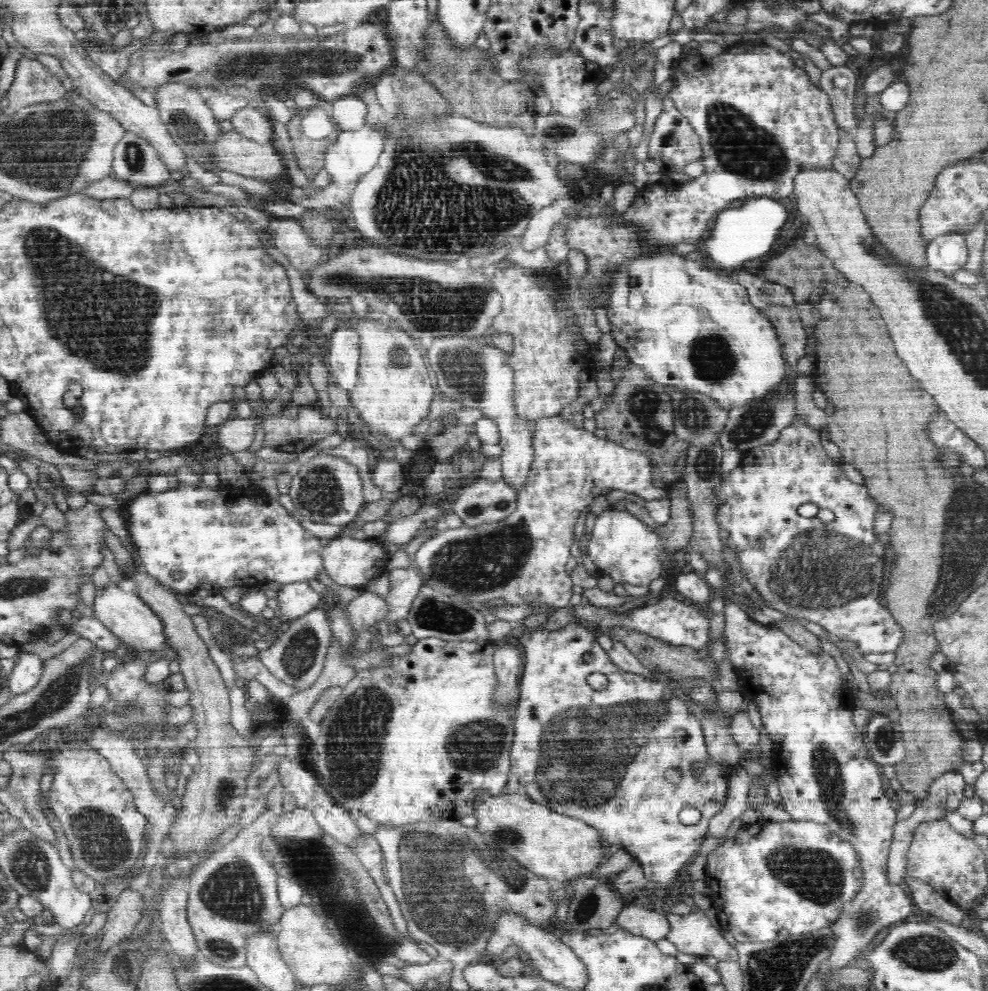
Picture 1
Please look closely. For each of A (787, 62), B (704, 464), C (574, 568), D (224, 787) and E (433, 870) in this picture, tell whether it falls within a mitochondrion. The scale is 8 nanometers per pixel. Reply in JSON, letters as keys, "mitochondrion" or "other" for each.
{"A":"other","B":"mitochondrion","C":"other","D":"mitochondrion","E":"mitochondrion"}

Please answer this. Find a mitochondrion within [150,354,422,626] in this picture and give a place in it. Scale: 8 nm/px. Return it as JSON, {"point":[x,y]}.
{"point":[320,493]}

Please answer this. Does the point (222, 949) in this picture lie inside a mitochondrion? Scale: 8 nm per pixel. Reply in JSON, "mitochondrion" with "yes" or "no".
{"mitochondrion":"yes"}

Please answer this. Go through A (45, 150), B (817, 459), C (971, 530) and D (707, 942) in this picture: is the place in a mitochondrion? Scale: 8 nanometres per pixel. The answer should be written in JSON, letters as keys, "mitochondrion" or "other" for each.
{"A":"mitochondrion","B":"other","C":"mitochondrion","D":"other"}

